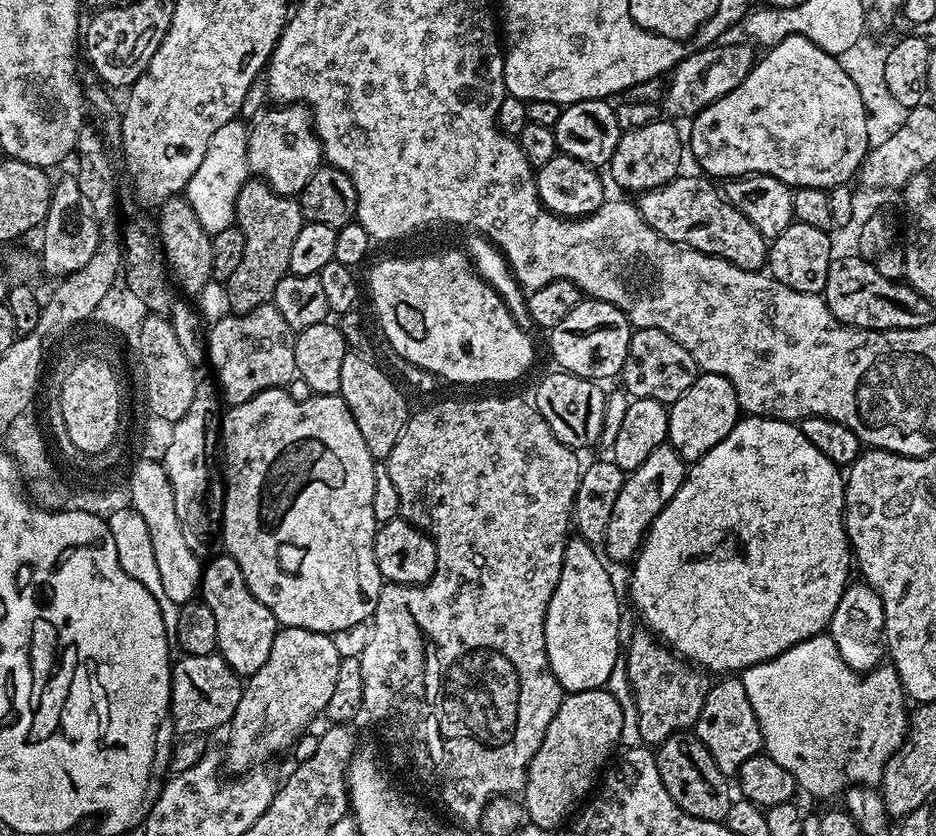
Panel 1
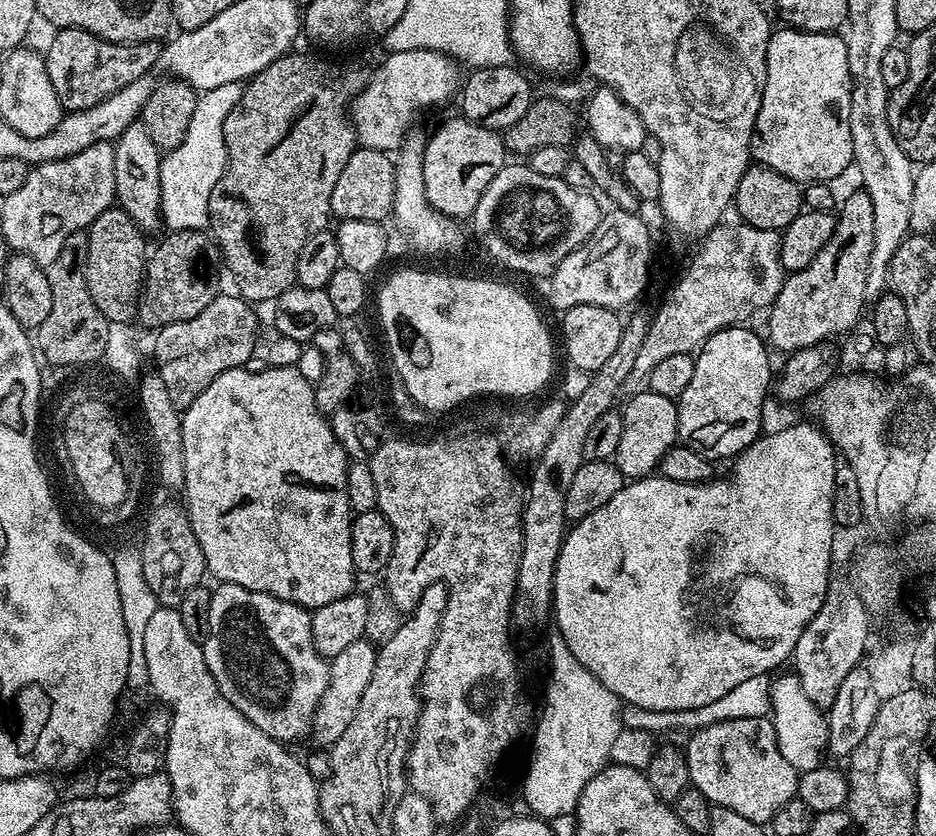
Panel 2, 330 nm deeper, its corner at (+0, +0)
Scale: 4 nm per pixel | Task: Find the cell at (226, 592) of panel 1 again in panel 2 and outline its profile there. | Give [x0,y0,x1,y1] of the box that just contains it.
[203,583,329,742]

